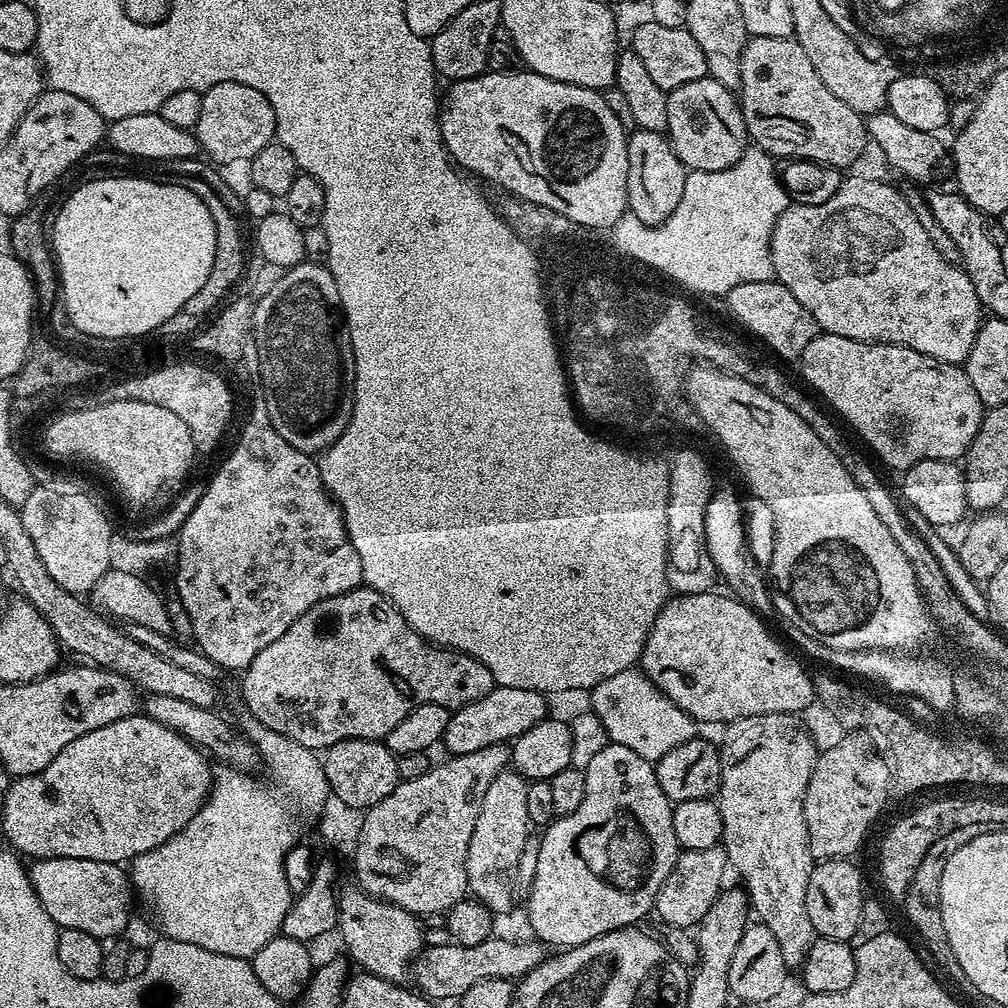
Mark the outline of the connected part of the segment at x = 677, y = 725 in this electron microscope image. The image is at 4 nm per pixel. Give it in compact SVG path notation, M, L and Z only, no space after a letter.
M633 666L622 670L622 674L610 674L610 678L598 682L598 686L594 686L590 691L592 694L590 712L602 722L607 739L618 746L626 746L626 750L634 750L634 754L642 758L658 761L662 758L662 754L670 754L674 746L682 746L687 740L698 736L697 721L693 720L690 714L686 714L686 710L670 702L670 698L662 694L662 690L658 690L658 686L654 686L654 682L650 682L650 678L644 675L639 667Z

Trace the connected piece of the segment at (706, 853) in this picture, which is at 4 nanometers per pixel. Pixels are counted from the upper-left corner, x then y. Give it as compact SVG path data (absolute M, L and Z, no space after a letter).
M720 844L710 846L710 850L681 851L676 858L674 879L669 878L662 890L656 895L655 915L660 915L660 920L672 927L695 929L706 918L706 910L714 906L725 887L724 875L730 872L728 855Z

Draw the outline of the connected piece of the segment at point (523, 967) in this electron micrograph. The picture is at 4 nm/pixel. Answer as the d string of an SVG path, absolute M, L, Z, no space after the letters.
M489 938L486 942L478 942L478 946L462 946L455 942L447 942L448 944L436 944L433 948L432 945L425 947L410 969L411 975L416 975L415 987L433 1002L459 1001L472 986L478 986L478 982L483 980L519 981L546 958L543 943L515 944L512 940L496 939Z

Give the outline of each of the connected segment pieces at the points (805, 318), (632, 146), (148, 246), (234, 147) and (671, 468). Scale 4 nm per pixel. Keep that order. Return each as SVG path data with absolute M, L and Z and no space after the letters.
M775 278L742 282L742 286L734 286L726 293L727 300L733 318L745 328L743 331L753 332L770 351L777 352L784 360L795 361L818 334L810 310L806 310L806 306L802 306L802 302Z
M636 128L628 136L626 162L628 163L627 211L643 224L655 226L666 222L666 218L670 218L670 214L674 214L674 206L678 206L678 202L682 198L682 189L686 187L686 178L689 174L689 169L684 167L678 154L674 154L667 135L664 132Z
M104 176L101 180L88 180L81 188L76 188L68 196L68 201L56 213L56 225L50 233L50 244L58 261L58 284L62 289L62 299L69 312L74 327L85 337L94 336L102 342L105 335L119 335L124 332L141 332L145 337L155 330L161 321L167 320L176 312L178 306L190 302L194 294L208 277L208 266L214 262L214 222L210 218L210 210L202 206L202 198L198 194L190 194L183 183L163 184L160 180L147 180L144 176Z
M218 82L202 93L202 114L194 129L199 151L209 161L221 160L232 164L235 160L251 162L265 146L273 143L276 119L270 102L254 86L242 86L242 82Z
M684 448L668 464L670 494L668 495L668 565L666 582L677 596L702 594L717 587L718 573L714 560L707 550L705 517L710 502L714 480L704 456L692 448Z

